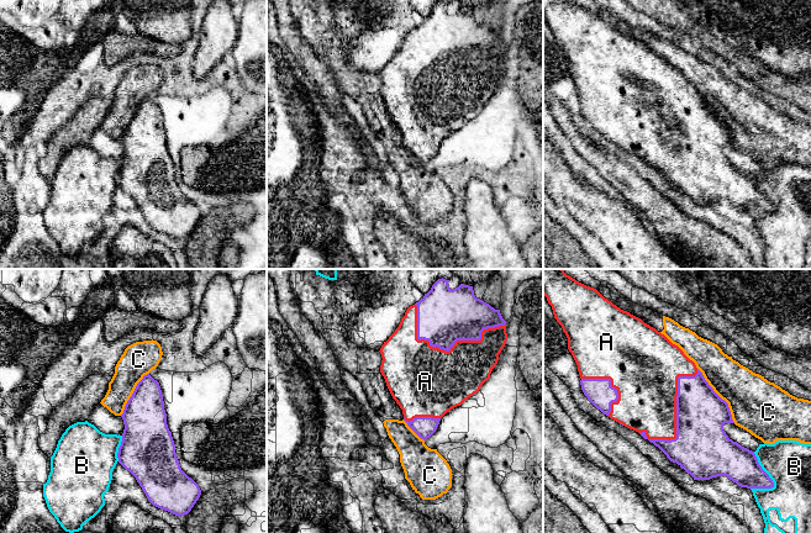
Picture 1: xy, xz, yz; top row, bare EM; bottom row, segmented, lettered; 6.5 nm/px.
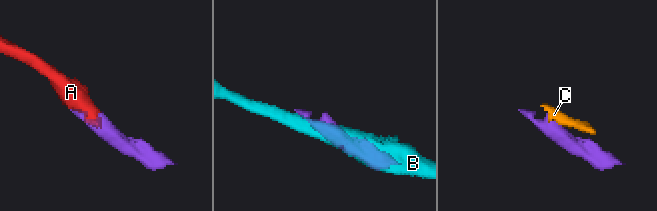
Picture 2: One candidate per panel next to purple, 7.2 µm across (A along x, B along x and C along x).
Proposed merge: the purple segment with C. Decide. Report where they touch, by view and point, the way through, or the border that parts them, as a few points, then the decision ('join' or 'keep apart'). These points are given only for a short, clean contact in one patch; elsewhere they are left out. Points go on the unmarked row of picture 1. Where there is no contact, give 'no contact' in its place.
yz (717, 119) | keep apart

